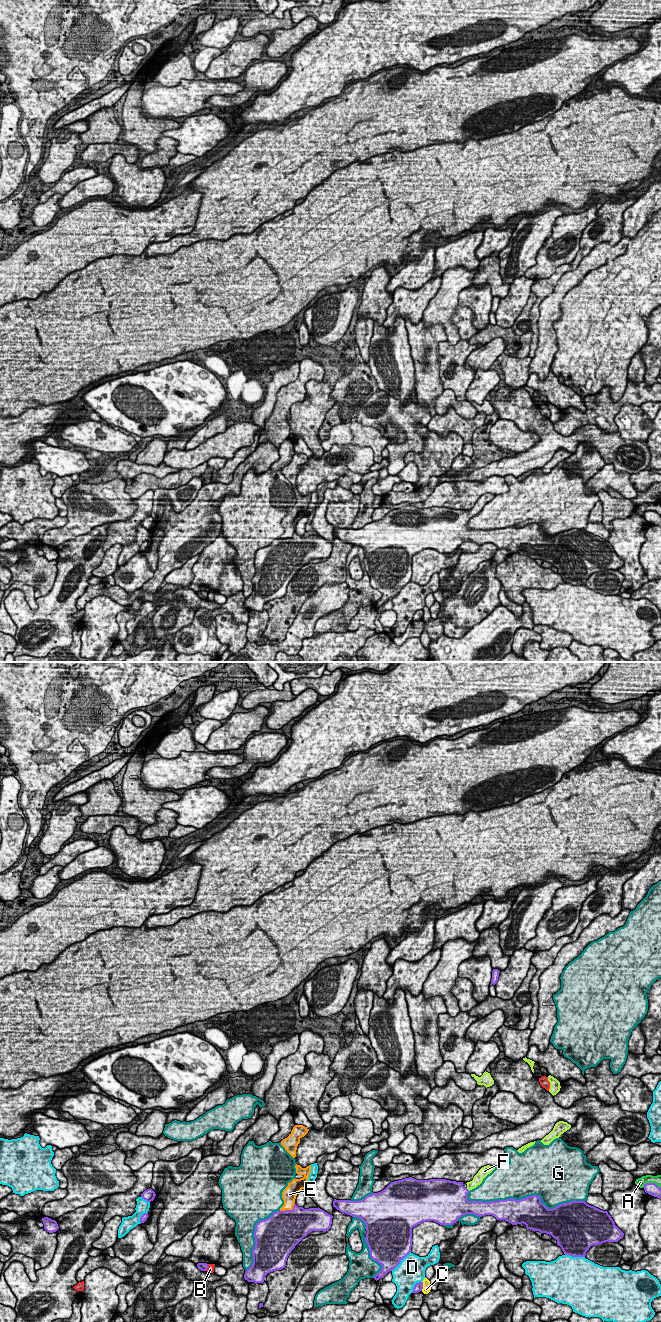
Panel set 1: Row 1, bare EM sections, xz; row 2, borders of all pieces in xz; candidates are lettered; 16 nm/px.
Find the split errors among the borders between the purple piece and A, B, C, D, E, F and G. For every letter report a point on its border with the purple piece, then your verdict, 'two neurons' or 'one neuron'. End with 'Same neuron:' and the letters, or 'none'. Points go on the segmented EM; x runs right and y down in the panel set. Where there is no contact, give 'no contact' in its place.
A: meets purple in xz at (652, 1183); two neurons
B: meets purple in xz at (207, 1267); two neurons
C: meets purple in xz at (422, 1286); two neurons
D: meets purple in xz at (400, 1261); two neurons
E: meets purple in xz at (288, 1210); two neurons
F: meets purple in xz at (467, 1189); one neuron
G: meets purple in xz at (525, 1198); two neurons
Same neuron: F

